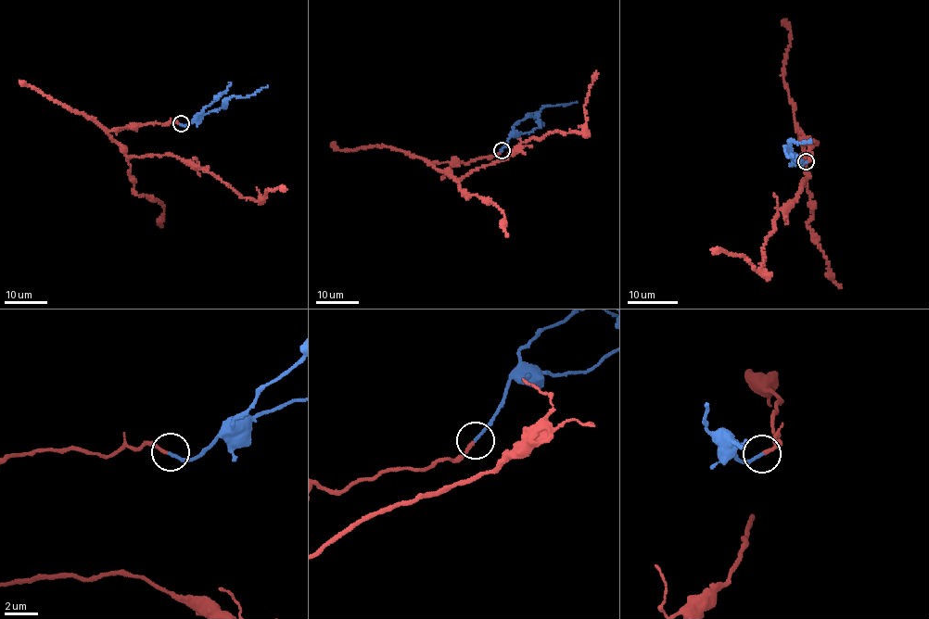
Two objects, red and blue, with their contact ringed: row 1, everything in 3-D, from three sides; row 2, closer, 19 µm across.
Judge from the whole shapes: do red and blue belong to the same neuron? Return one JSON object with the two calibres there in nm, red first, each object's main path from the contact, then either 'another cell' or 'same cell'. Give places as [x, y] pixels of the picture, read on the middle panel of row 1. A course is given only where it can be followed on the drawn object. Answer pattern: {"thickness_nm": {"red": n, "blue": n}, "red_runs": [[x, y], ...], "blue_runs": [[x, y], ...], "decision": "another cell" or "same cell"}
{"thickness_nm": {"red": 190, "blue": 180}, "red_runs": [[501, 151], [468, 162], [430, 165], [461, 180], [506, 157], [524, 142], [558, 131], [581, 132], [596, 71]], "blue_runs": [[502, 151], [510, 135], [531, 132], [538, 128], [538, 115], [543, 106], [576, 102]], "decision": "same cell"}

